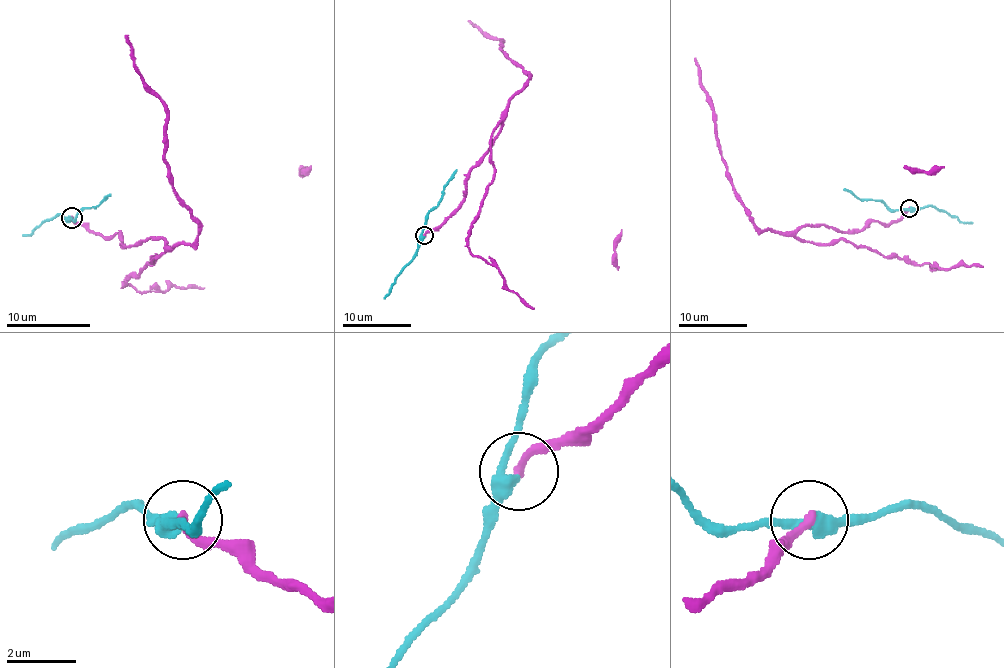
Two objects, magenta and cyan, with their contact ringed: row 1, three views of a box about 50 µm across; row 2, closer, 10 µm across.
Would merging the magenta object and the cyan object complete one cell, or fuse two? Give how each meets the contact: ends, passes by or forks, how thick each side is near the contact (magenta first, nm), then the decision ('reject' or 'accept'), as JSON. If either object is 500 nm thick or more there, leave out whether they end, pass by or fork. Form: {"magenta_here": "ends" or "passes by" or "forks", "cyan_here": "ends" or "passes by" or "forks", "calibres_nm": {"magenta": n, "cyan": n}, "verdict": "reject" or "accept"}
{"magenta_here": "ends", "cyan_here": "passes by", "calibres_nm": {"magenta": 240, "cyan": 360}, "verdict": "reject"}

